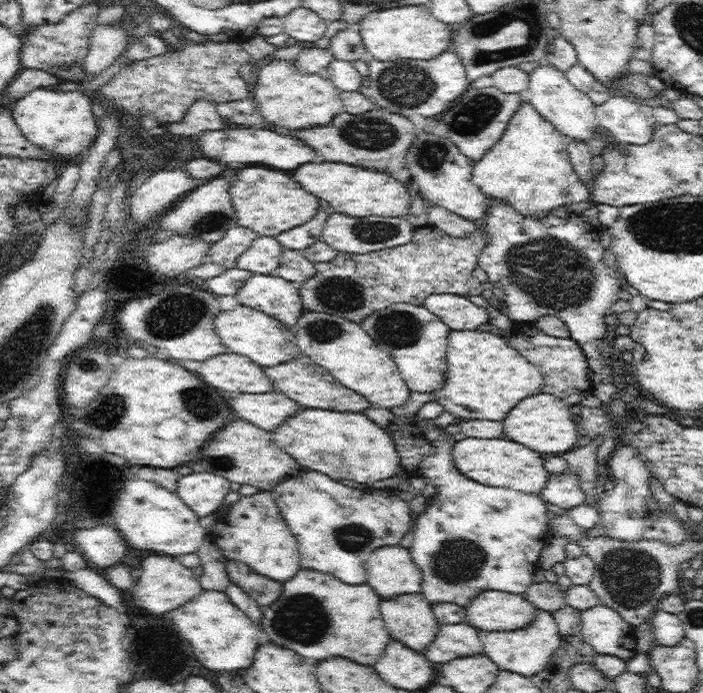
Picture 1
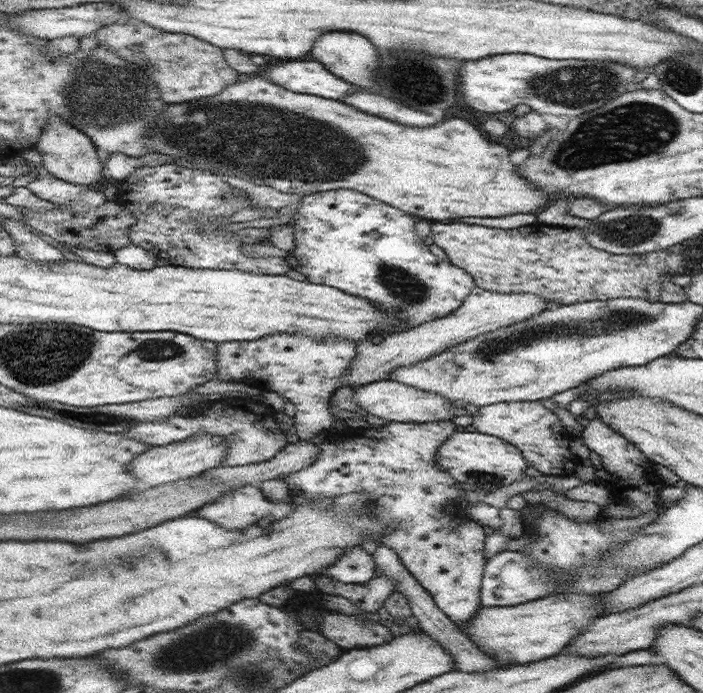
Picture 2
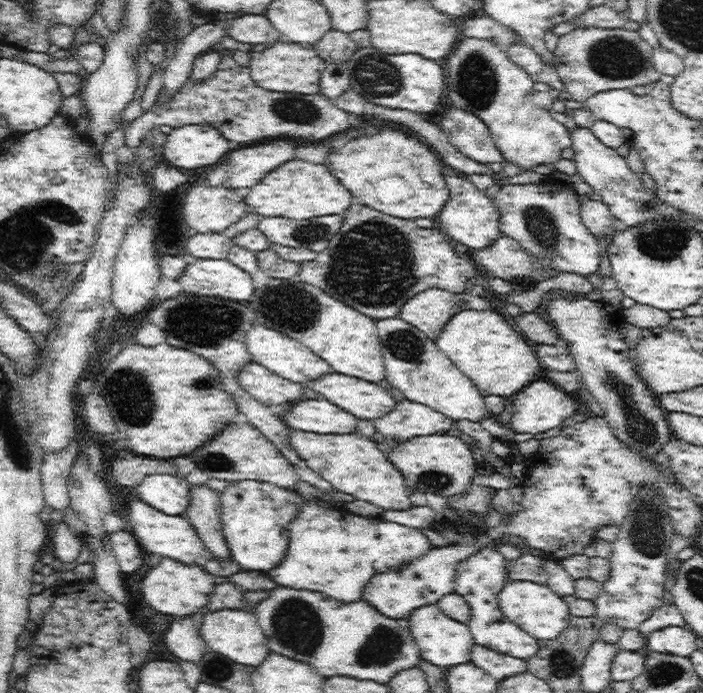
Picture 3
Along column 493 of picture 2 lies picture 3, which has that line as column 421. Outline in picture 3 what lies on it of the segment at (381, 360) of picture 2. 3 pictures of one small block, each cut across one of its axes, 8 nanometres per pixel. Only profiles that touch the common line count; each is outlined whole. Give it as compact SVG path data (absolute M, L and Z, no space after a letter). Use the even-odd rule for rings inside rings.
M426 289L409 298L399 312L399 318L419 328L433 341L456 311L490 309L487 299L444 289Z

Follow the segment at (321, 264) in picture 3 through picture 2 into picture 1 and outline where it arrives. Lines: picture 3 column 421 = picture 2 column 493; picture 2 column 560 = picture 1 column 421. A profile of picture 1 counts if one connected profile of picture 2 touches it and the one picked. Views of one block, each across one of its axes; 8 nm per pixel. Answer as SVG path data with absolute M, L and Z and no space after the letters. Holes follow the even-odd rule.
M424 226L416 228L412 240L402 246L366 254L337 253L330 262L316 263L313 277L300 284L302 306L361 324L372 312L398 303L420 306L430 294L480 296L484 286L472 272L486 245L483 229L462 238Z

